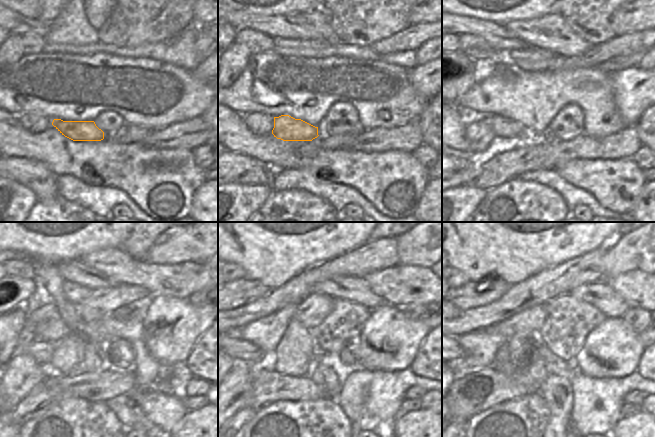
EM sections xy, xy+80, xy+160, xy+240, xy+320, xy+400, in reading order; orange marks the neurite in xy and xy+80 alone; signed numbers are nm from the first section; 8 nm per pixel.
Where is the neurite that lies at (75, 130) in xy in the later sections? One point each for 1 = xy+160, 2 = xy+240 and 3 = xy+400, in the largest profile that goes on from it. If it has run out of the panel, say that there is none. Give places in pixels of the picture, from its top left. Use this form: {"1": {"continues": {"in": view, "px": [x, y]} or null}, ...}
{"1": {"continues": {"in": "xy+160", "px": [502, 126]}}, "2": {"continues": {"in": "xy+240", "px": [42, 351]}}, "3": {"continues": {"in": "xy+400", "px": [462, 351]}}}

